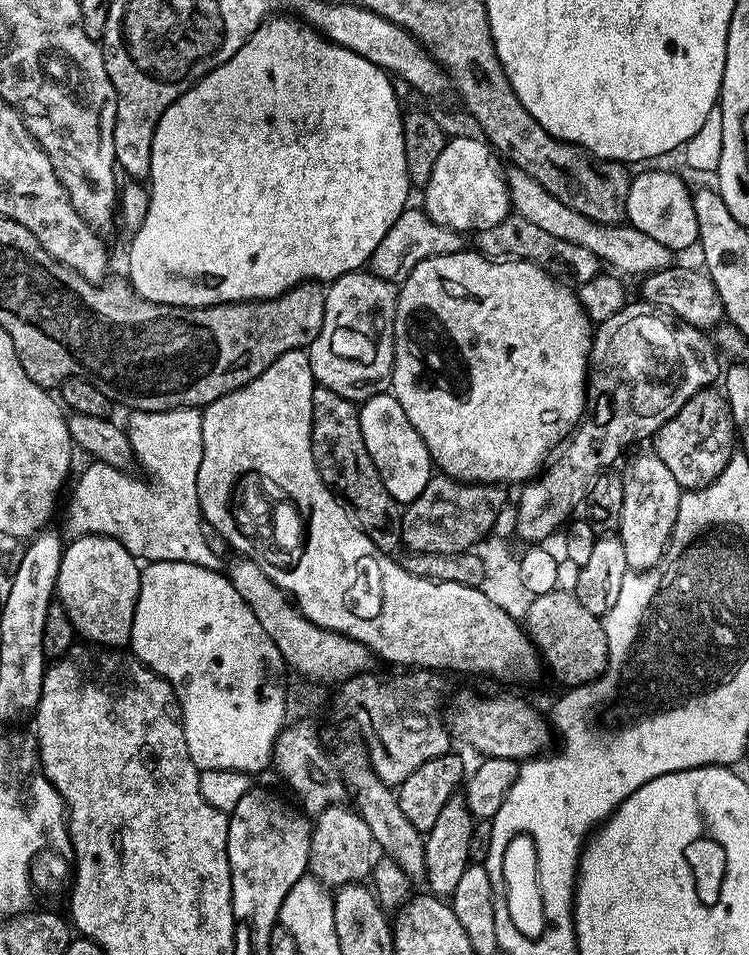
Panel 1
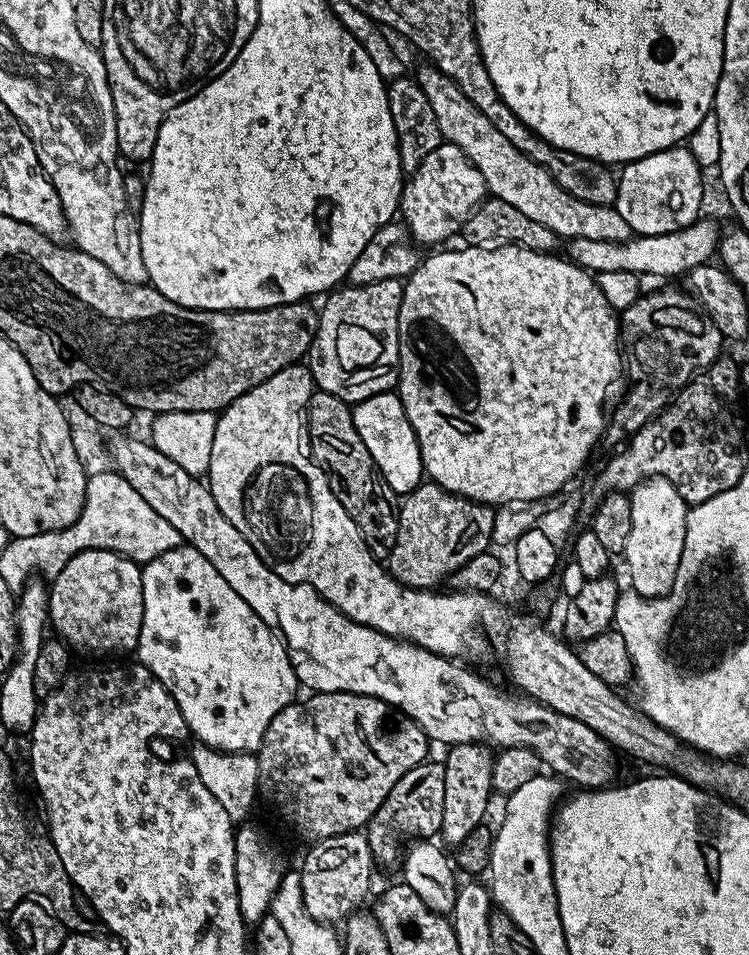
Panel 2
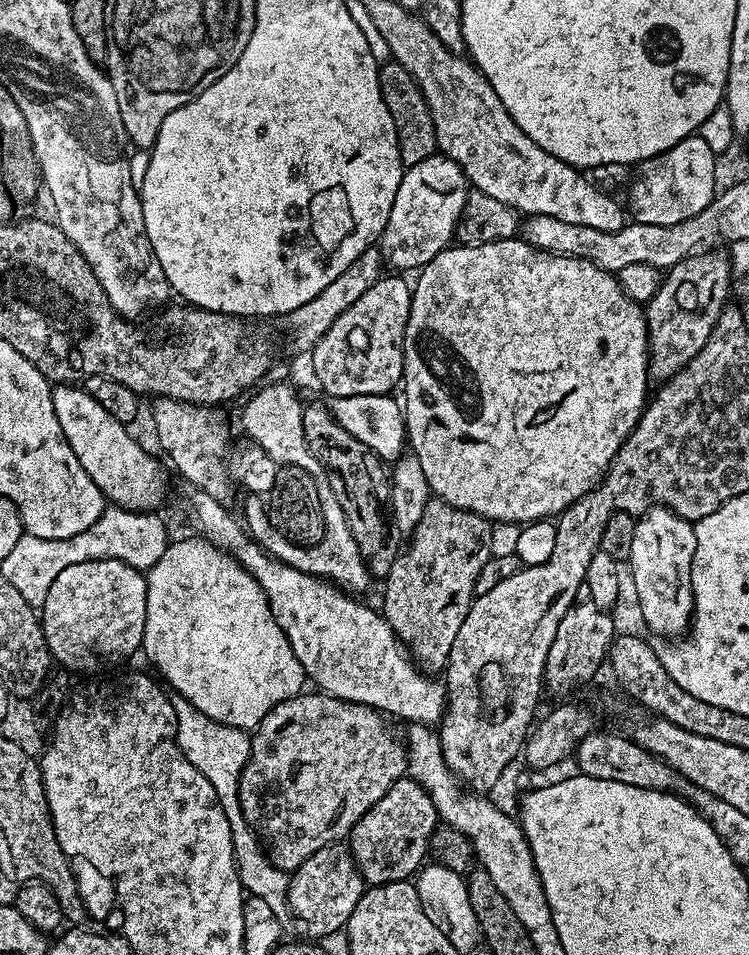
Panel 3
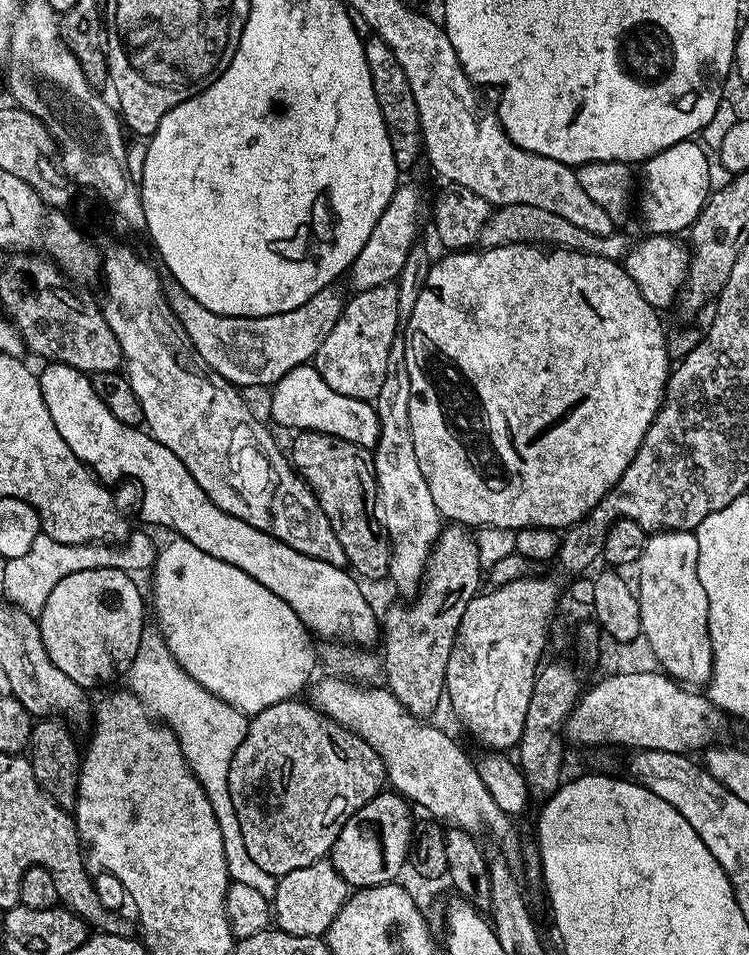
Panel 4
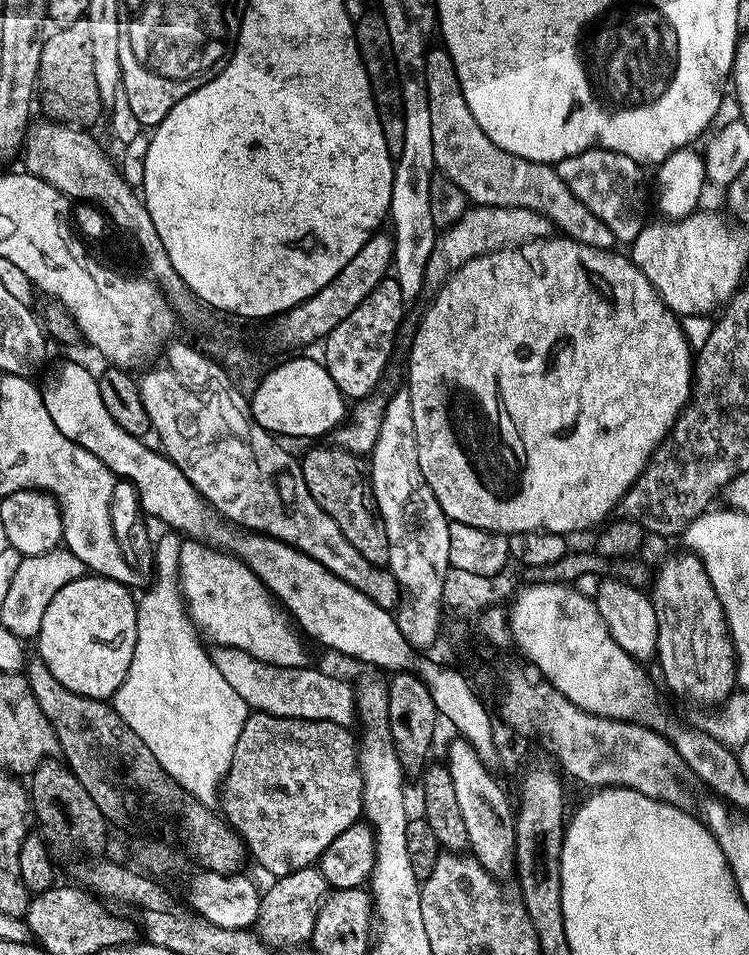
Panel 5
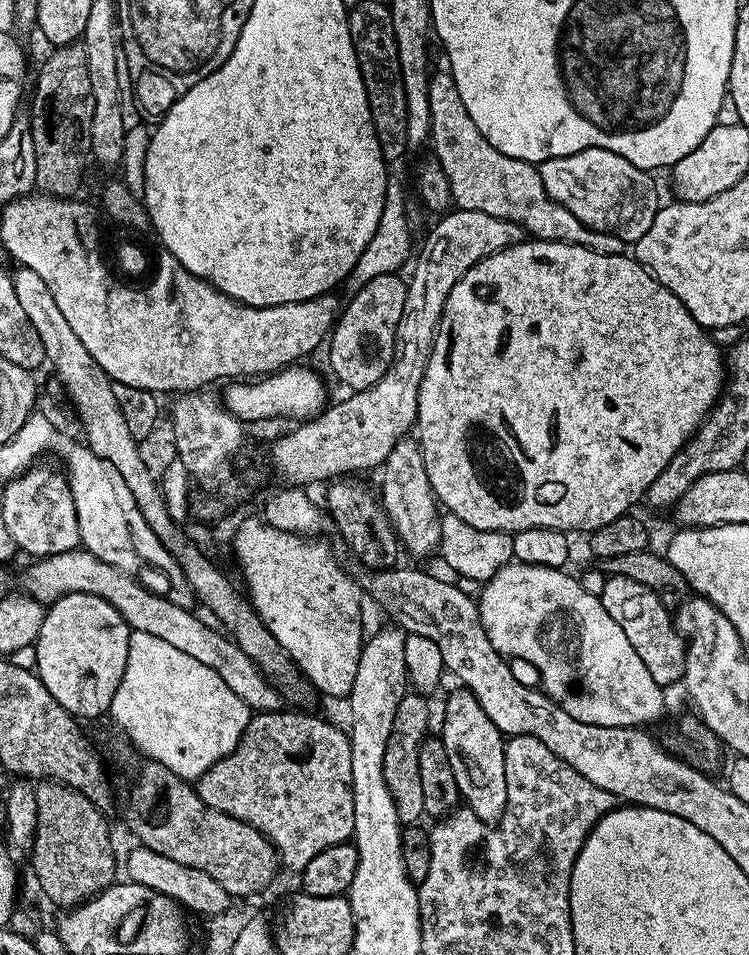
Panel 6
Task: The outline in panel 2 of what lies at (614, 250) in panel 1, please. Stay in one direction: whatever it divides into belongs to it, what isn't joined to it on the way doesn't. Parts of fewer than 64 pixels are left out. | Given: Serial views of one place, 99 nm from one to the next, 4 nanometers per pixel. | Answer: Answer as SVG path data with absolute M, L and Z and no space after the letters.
M425 66L414 73L414 79L419 84L422 94L434 106L434 118L438 118L438 130L447 143L458 146L468 161L482 174L484 187L495 199L510 202L526 218L534 218L534 222L542 222L554 234L561 238L594 238L597 242L626 242L632 239L634 233L630 226L618 214L616 207L610 204L591 204L582 202L582 198L574 198L574 194L566 194L558 182L538 162L534 162L522 154L498 131L498 126L462 94L462 90L446 74L437 68Z

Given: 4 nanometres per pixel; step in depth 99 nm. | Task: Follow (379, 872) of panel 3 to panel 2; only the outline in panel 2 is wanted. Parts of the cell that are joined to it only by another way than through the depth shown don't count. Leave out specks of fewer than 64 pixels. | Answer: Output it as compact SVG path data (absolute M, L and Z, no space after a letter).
M425 762L414 766L414 770L406 770L398 782L394 782L394 790L382 802L382 806L372 815L366 825L366 835L370 842L372 859L377 865L392 864L401 859L400 836L411 838L432 838L442 826L442 810L446 806L446 782L444 781L443 763Z

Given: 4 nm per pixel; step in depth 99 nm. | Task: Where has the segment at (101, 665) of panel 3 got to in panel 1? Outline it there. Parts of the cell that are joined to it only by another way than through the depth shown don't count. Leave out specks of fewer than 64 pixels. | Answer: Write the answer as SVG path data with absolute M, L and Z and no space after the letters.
M78 536L71 543L65 547L56 579L58 603L70 614L70 622L85 641L123 649L132 639L141 565L113 536Z

